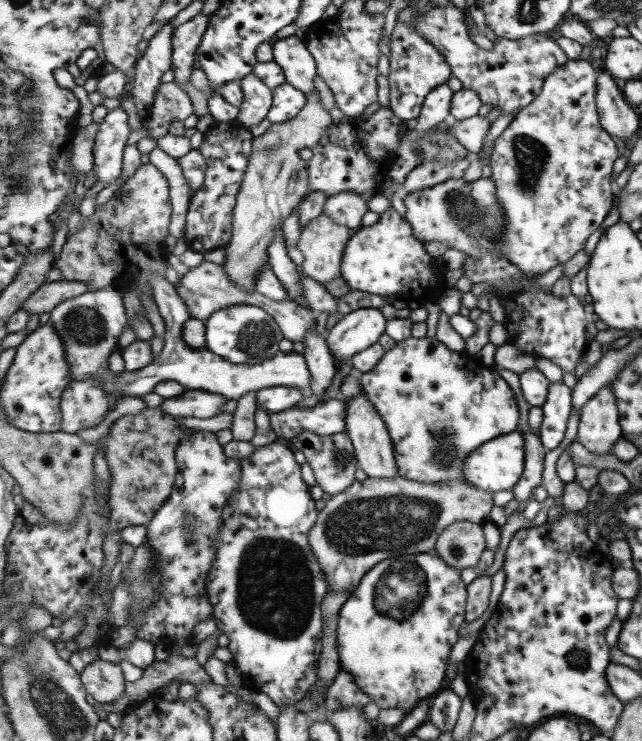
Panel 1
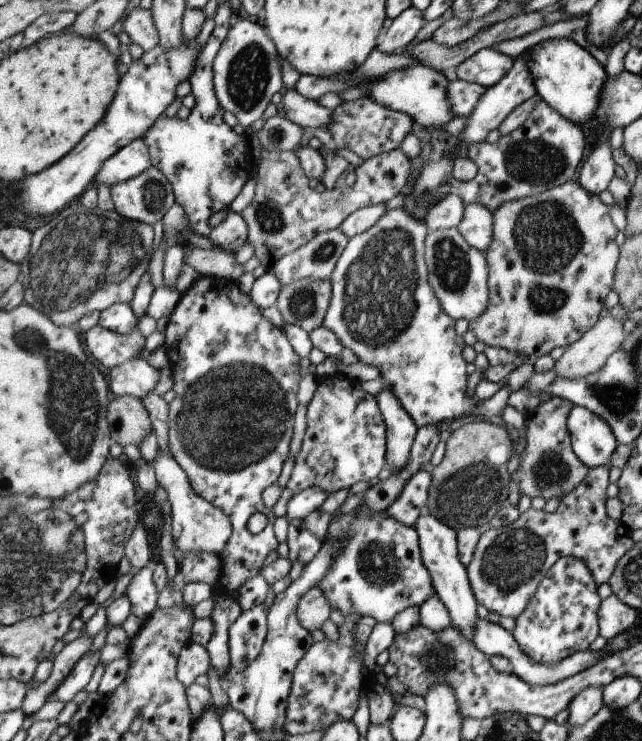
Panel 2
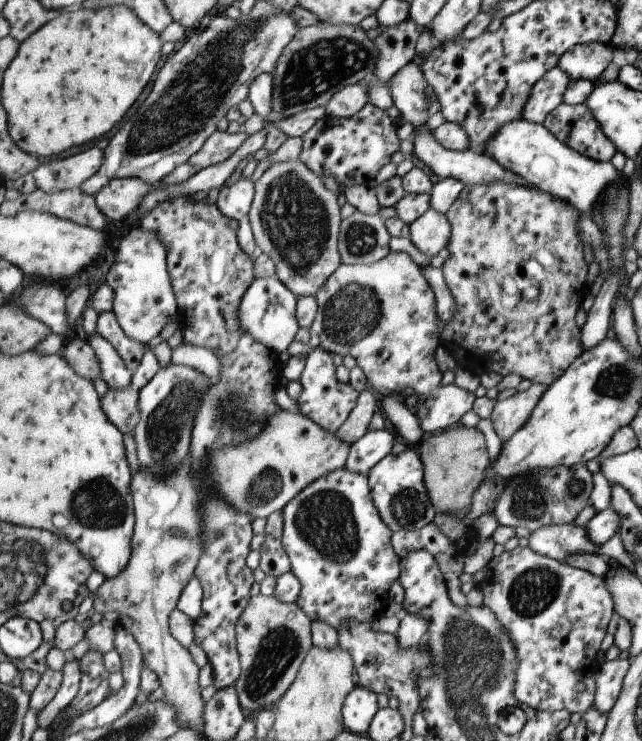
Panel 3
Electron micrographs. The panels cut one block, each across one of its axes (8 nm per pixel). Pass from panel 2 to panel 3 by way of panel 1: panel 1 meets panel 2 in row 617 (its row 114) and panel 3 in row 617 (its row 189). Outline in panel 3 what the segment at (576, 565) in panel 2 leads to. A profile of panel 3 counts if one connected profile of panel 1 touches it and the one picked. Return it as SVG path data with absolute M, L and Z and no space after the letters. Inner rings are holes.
M517 545L486 564L479 587L483 604L496 612L517 648L517 700L549 712L581 714L593 707L596 675L601 669L597 656L616 612L615 600L604 577L575 568L567 561L543 556L529 546Z

